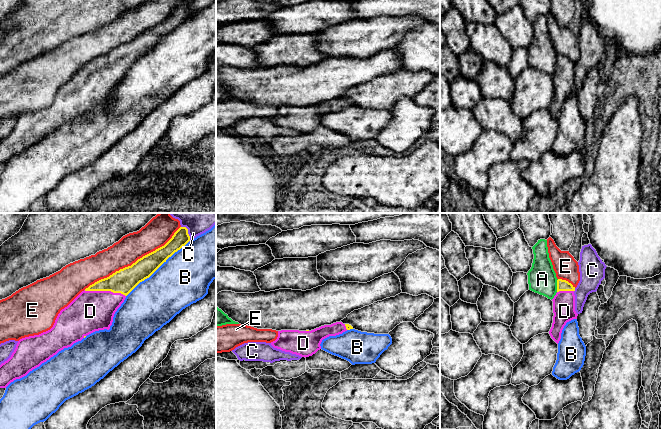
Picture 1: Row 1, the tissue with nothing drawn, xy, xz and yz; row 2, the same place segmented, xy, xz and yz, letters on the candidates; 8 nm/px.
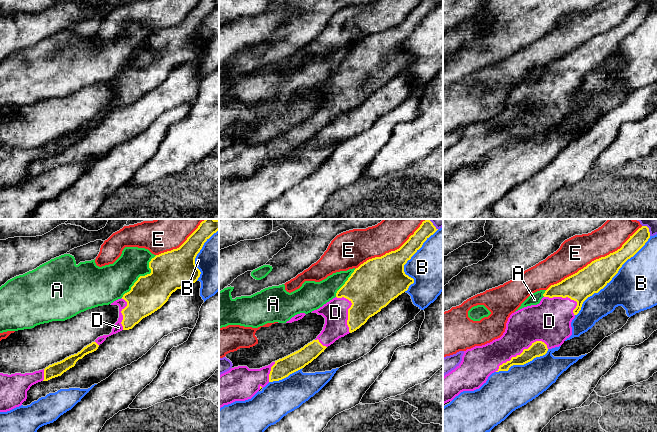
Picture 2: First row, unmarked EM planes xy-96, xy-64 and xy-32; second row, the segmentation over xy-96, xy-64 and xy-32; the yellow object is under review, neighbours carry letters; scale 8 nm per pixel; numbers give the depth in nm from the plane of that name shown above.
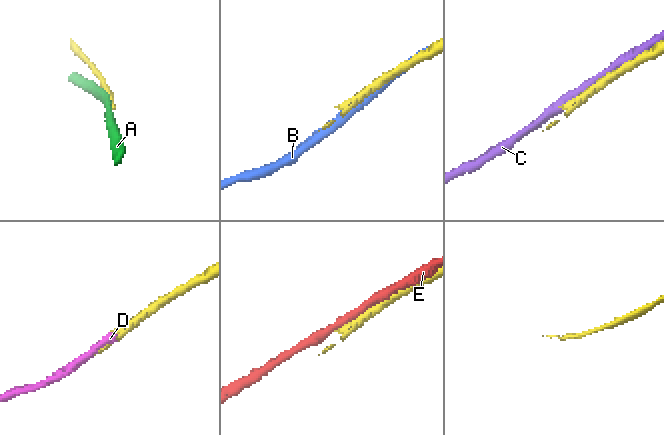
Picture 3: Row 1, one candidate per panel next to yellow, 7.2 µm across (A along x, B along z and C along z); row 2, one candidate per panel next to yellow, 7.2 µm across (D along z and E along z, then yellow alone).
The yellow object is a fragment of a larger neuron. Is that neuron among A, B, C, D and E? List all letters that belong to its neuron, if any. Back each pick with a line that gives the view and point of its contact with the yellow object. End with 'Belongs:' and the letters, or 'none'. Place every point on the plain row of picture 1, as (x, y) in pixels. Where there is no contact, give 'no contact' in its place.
D: contact xy (105, 66)
Belongs: D

